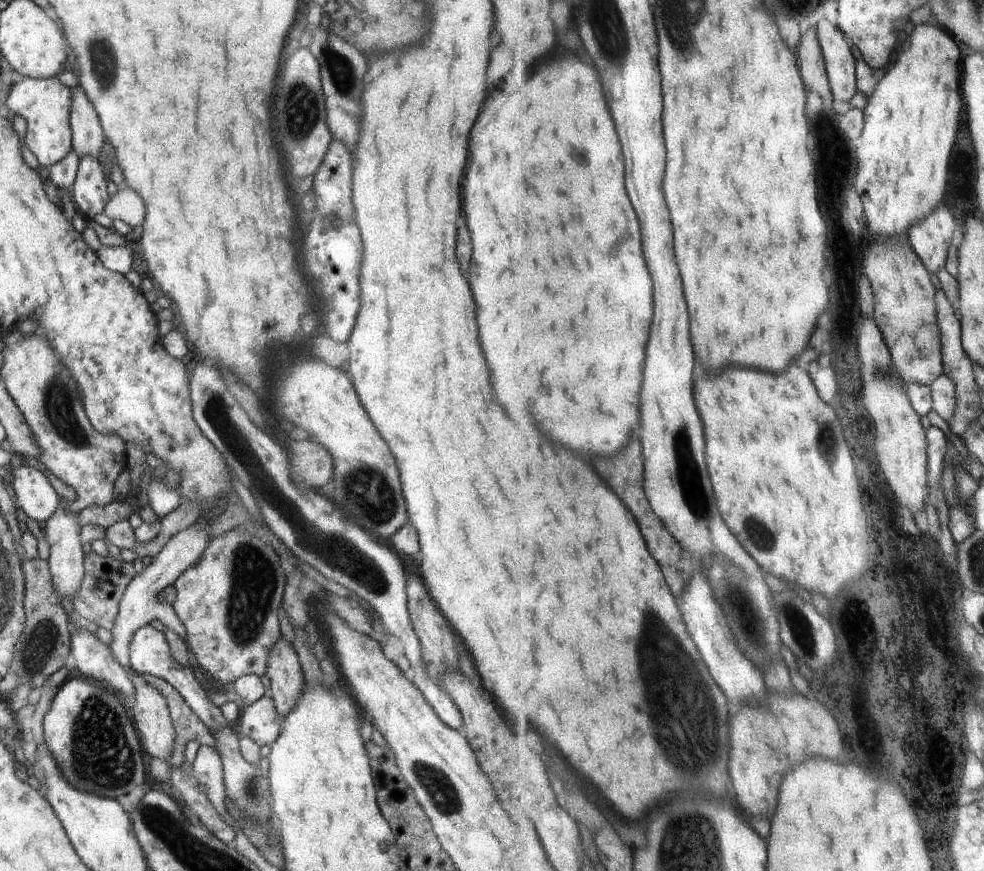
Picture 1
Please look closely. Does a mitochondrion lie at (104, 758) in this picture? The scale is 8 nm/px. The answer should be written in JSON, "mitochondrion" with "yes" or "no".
{"mitochondrion":"yes"}

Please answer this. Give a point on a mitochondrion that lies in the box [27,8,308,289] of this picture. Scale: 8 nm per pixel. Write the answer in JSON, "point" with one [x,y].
{"point":[105,60]}

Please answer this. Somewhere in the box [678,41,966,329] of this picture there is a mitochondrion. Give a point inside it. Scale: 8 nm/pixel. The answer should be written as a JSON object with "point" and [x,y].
{"point":[826,133]}

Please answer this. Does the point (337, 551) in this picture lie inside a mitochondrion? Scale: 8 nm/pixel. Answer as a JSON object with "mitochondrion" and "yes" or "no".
{"mitochondrion":"yes"}

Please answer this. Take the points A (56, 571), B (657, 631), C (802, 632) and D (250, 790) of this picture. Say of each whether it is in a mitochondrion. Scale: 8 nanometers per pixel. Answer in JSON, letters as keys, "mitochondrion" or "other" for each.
{"A":"other","B":"mitochondrion","C":"mitochondrion","D":"mitochondrion"}

